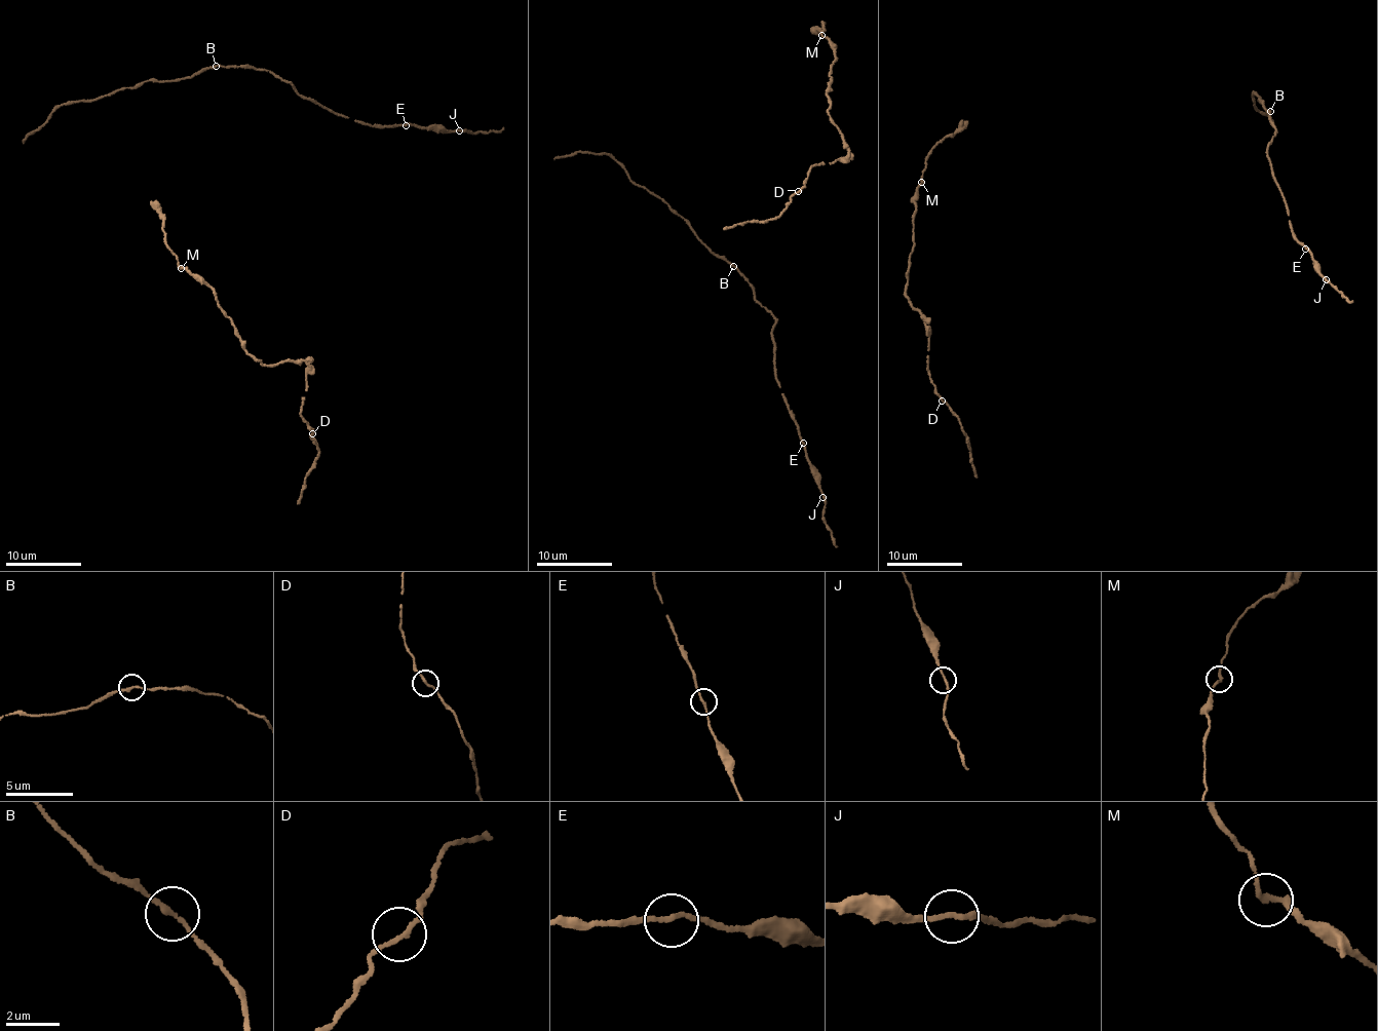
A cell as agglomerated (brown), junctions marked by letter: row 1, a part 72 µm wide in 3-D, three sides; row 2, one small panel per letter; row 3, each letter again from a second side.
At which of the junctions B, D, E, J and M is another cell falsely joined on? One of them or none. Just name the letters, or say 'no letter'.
no letter

